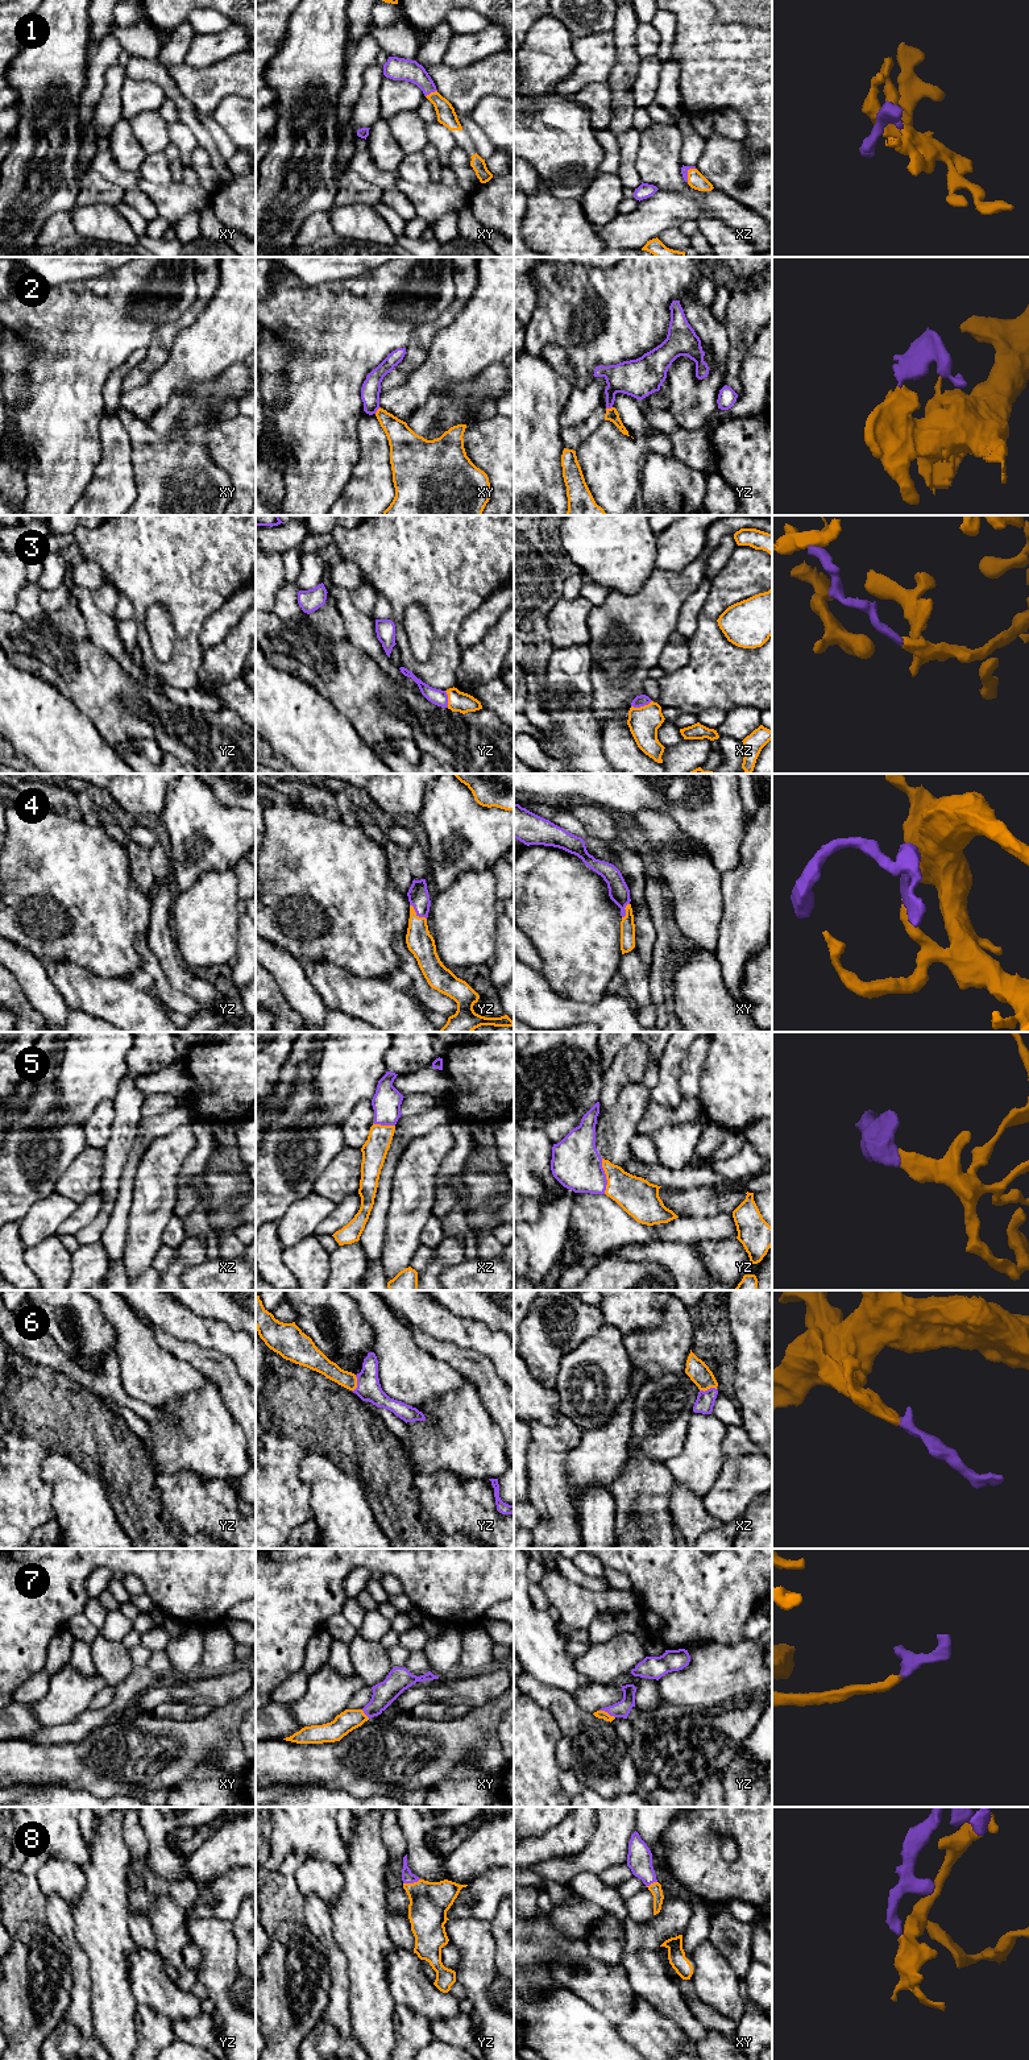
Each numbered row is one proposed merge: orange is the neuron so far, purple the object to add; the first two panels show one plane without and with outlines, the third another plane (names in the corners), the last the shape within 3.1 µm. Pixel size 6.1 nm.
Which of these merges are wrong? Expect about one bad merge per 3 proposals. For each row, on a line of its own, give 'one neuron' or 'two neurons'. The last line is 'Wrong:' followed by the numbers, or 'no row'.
1: one neuron
2: two neurons
3: one neuron
4: one neuron
5: one neuron
6: one neuron
7: one neuron
8: one neuron
Wrong: 2

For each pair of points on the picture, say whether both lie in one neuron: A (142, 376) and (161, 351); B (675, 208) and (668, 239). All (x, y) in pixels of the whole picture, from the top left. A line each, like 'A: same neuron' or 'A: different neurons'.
A: same neuron
B: different neurons

